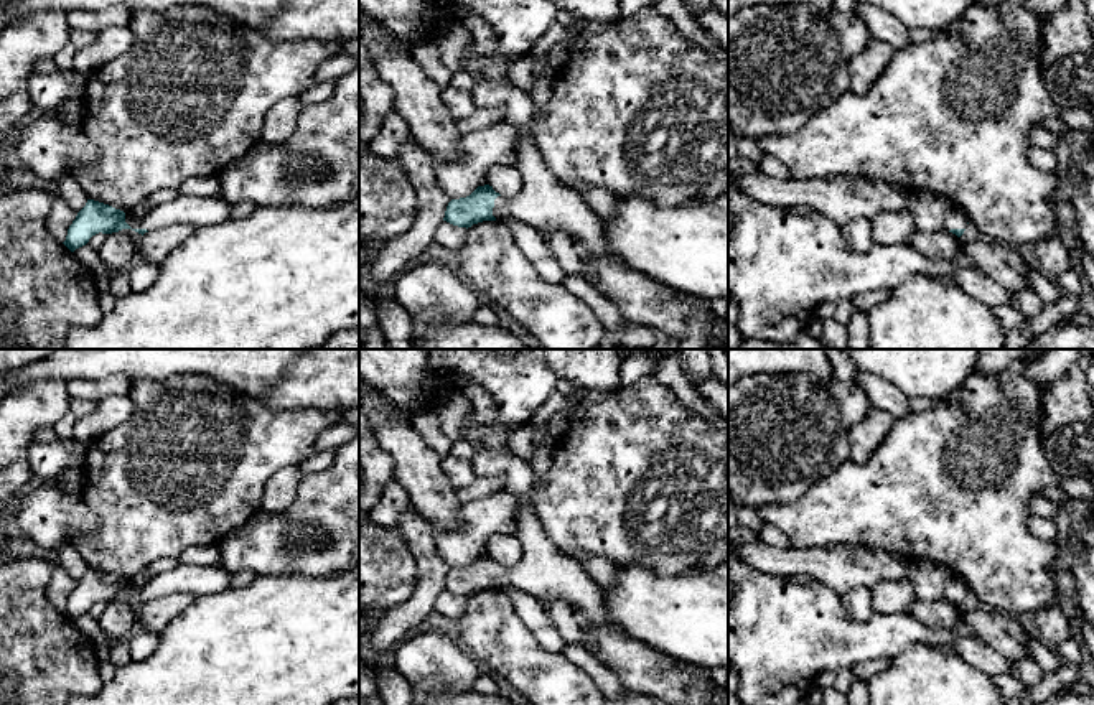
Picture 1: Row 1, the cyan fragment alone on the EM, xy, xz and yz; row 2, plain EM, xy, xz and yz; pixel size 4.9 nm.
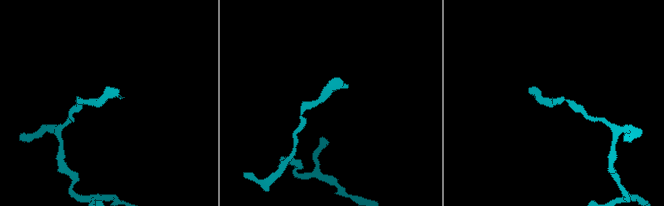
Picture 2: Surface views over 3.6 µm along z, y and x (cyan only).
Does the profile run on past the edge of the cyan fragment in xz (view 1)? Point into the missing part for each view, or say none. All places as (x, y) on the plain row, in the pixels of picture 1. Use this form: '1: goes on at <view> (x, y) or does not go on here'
1: goes on at xz (544, 570)

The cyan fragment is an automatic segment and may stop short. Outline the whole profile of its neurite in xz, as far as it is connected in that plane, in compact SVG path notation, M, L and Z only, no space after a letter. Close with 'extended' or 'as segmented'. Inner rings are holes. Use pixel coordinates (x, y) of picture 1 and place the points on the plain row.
M478 448L471 458L476 478L494 478L503 483L501 494L521 501L514 535L524 553L517 565L504 567L493 555L478 555L470 565L451 568L443 590L471 596L483 590L512 588L537 600L559 598L575 605L595 626L624 633L603 605L601 588L582 568L578 560L562 552L544 532L529 499L535 486L531 463L512 450Z; extended

